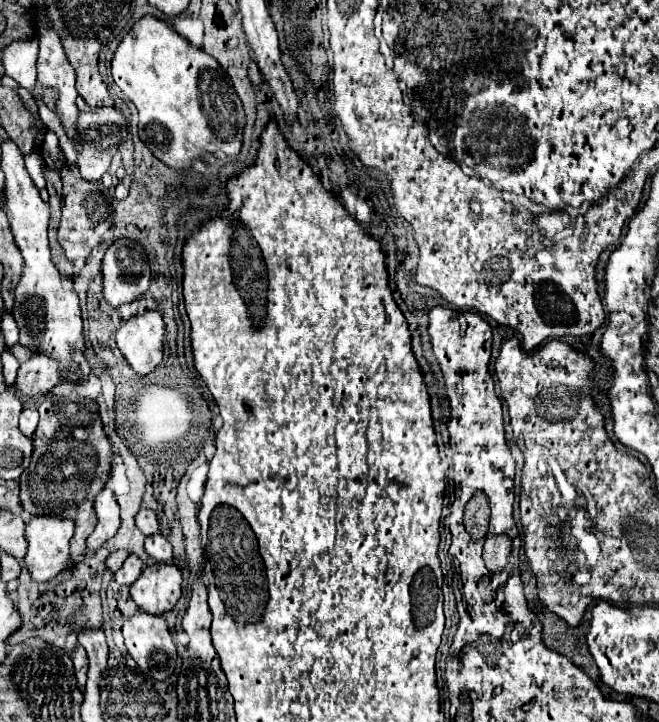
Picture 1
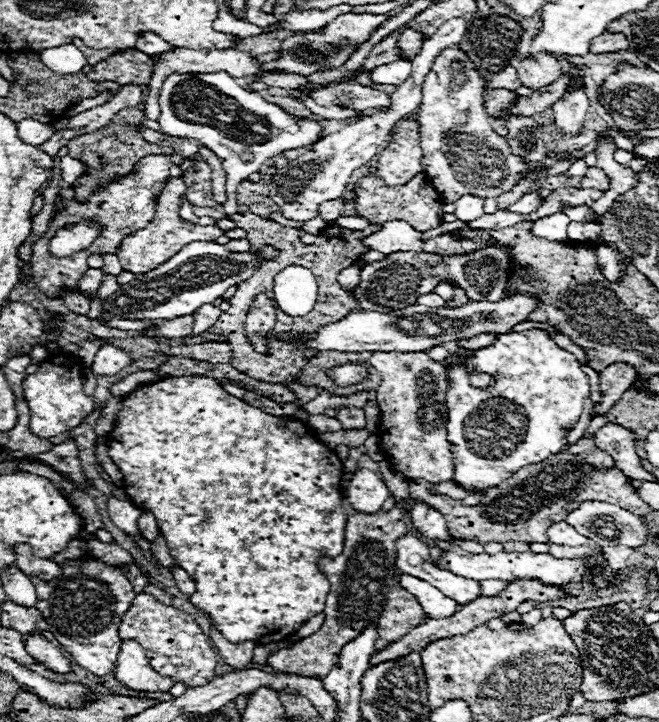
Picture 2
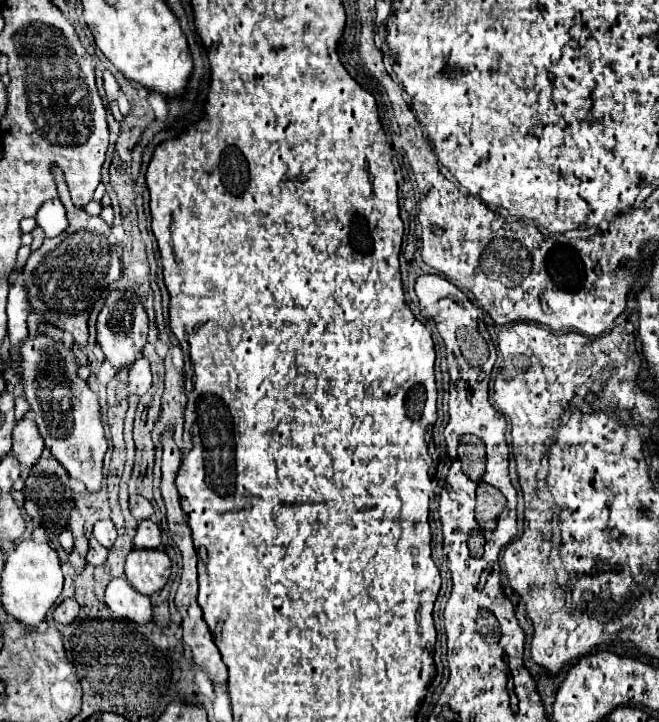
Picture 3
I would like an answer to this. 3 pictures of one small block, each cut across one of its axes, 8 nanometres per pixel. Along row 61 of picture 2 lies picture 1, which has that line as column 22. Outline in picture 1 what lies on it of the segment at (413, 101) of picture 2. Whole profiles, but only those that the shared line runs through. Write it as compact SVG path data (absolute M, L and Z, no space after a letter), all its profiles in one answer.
M24 410L20 414L20 432L26 438L32 438L32 434L36 432L36 424L38 424L38 410Z

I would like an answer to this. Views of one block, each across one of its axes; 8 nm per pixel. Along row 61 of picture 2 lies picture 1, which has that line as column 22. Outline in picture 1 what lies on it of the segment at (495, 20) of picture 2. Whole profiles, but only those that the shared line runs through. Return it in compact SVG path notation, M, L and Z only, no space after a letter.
M74 382L58 384L44 402L38 406L40 422L36 434L32 436L34 452L28 468L18 480L20 486L20 506L32 516L60 516L76 524L74 536L70 540L72 564L54 576L48 586L64 584L74 576L76 564L86 550L86 538L96 526L94 498L108 480L110 470L110 442L102 430L102 420L98 416L98 406L94 400L80 398L74 392Z

